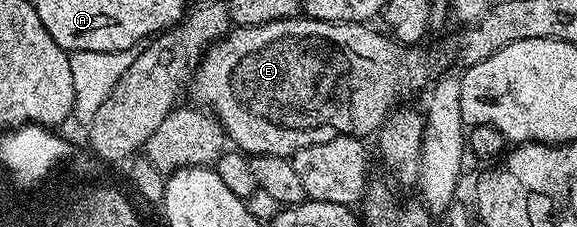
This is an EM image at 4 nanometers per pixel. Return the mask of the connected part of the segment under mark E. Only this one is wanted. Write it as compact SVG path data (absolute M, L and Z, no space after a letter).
M310 17L278 19L256 27L232 26L203 54L199 68L189 80L189 91L195 94L196 104L219 118L228 140L251 157L290 157L309 145L333 141L338 135L374 136L400 102L398 99L406 91L426 88L433 74L431 55L422 51L422 46L402 47L386 34L378 35L373 28L366 23L322 23Z

